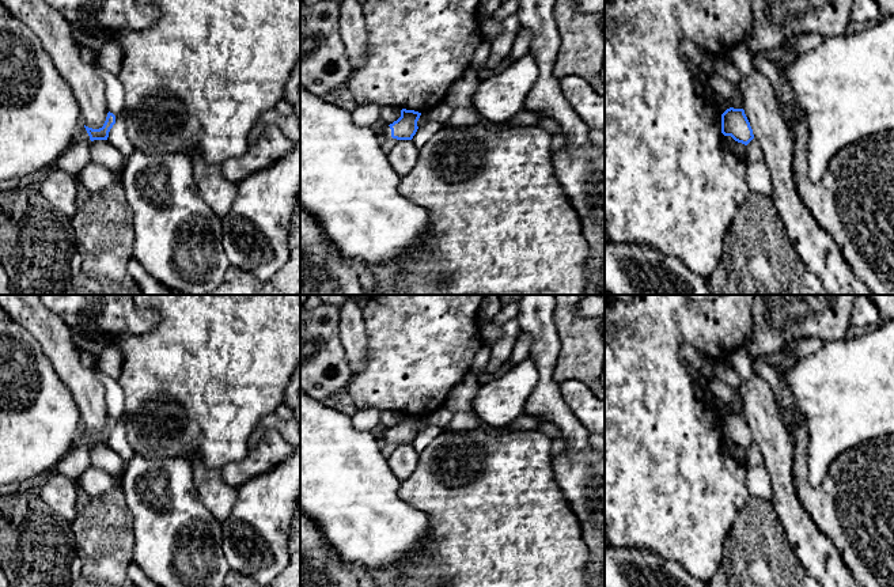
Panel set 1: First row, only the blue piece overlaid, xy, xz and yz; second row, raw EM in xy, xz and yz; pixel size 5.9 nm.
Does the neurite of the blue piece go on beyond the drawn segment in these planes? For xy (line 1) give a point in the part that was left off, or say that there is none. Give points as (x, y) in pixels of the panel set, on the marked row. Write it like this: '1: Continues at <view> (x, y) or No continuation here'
1: No continuation here

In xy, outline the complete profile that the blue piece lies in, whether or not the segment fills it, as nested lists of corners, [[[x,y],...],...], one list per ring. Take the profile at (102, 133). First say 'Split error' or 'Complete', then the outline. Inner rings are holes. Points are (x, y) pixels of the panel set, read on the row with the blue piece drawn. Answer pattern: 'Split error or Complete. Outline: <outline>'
Complete. Outline: [[[109,111],[106,121],[105,121],[102,128],[92,129],[92,128],[88,128],[86,125],[84,125],[84,128],[86,128],[91,141],[94,141],[94,140],[107,140],[109,132],[113,128],[114,124],[115,124],[115,115]]]

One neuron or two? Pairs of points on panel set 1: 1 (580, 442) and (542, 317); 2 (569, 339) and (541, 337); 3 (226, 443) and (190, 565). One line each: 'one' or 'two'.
1: one
2: two
3: two

